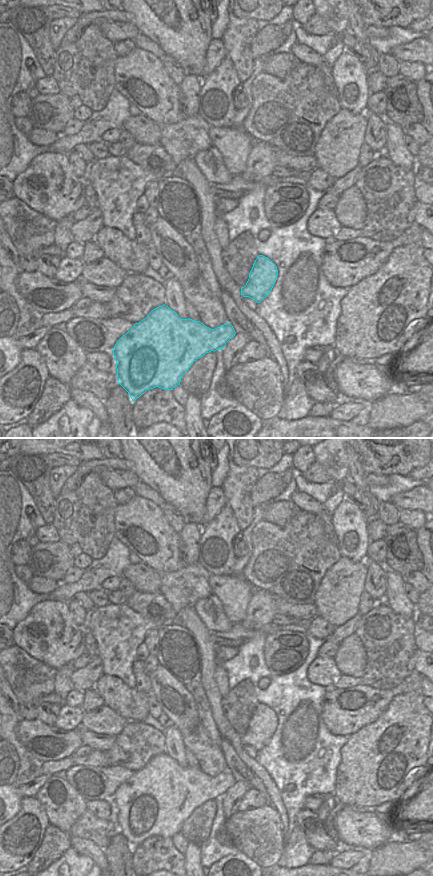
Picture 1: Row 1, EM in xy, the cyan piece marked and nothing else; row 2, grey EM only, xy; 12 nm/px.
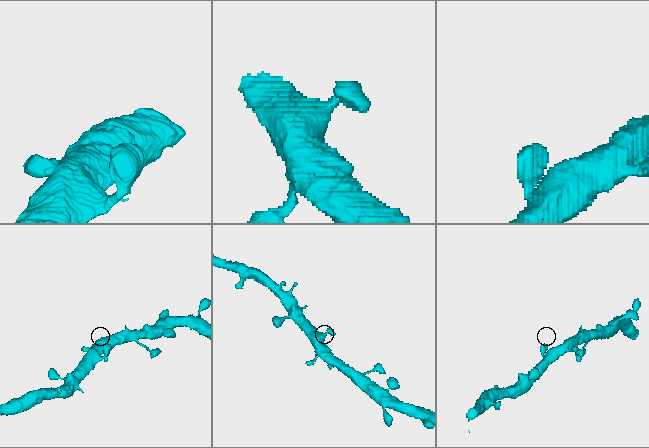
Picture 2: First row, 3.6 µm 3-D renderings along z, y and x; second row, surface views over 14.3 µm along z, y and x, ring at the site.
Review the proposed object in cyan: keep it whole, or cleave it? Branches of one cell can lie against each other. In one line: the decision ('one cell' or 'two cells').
one cell

